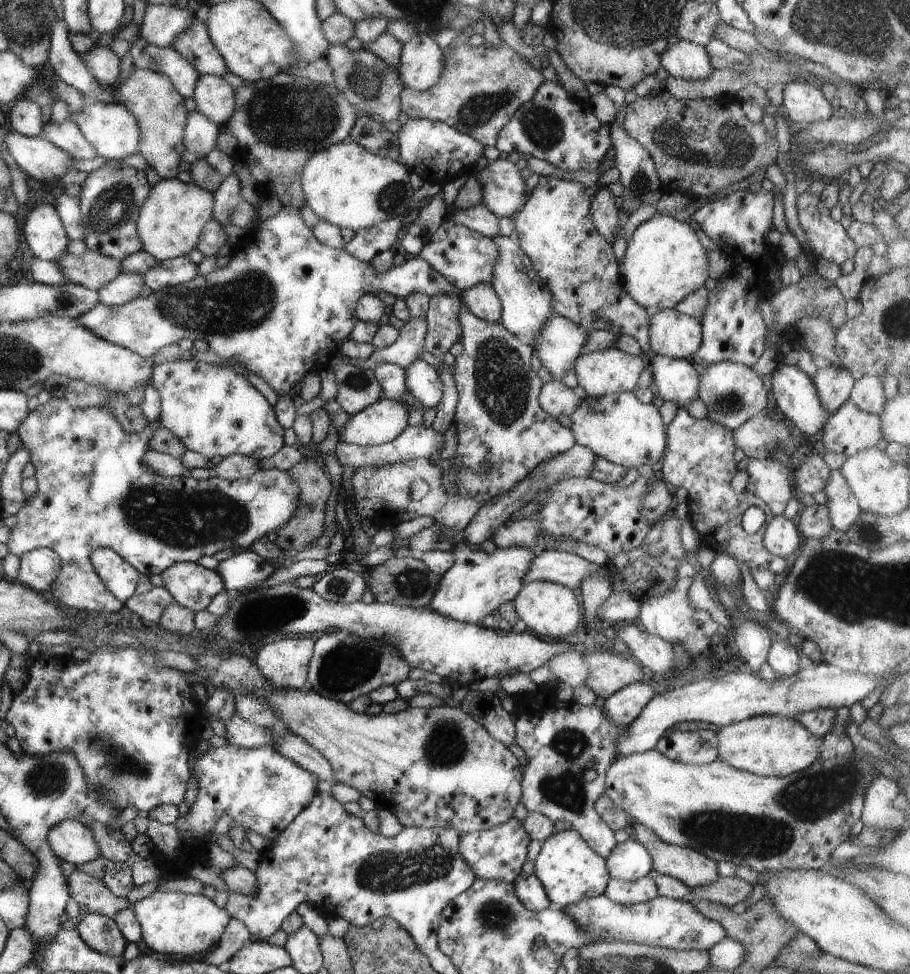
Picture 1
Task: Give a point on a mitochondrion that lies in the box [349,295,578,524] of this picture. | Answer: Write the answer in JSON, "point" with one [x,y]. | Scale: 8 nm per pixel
{"point":[501,381]}

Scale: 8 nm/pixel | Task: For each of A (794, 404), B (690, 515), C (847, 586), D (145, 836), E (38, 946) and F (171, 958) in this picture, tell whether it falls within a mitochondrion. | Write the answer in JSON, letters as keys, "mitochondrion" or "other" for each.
{"A":"other","B":"other","C":"mitochondrion","D":"other","E":"other","F":"other"}

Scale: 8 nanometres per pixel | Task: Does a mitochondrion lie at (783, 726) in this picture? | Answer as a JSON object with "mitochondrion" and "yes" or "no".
{"mitochondrion":"no"}

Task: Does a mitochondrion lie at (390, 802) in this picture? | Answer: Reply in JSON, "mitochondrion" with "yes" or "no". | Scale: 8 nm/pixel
{"mitochondrion":"no"}

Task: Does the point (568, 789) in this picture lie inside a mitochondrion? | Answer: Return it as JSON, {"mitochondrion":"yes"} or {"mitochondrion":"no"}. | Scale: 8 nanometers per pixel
{"mitochondrion":"yes"}

